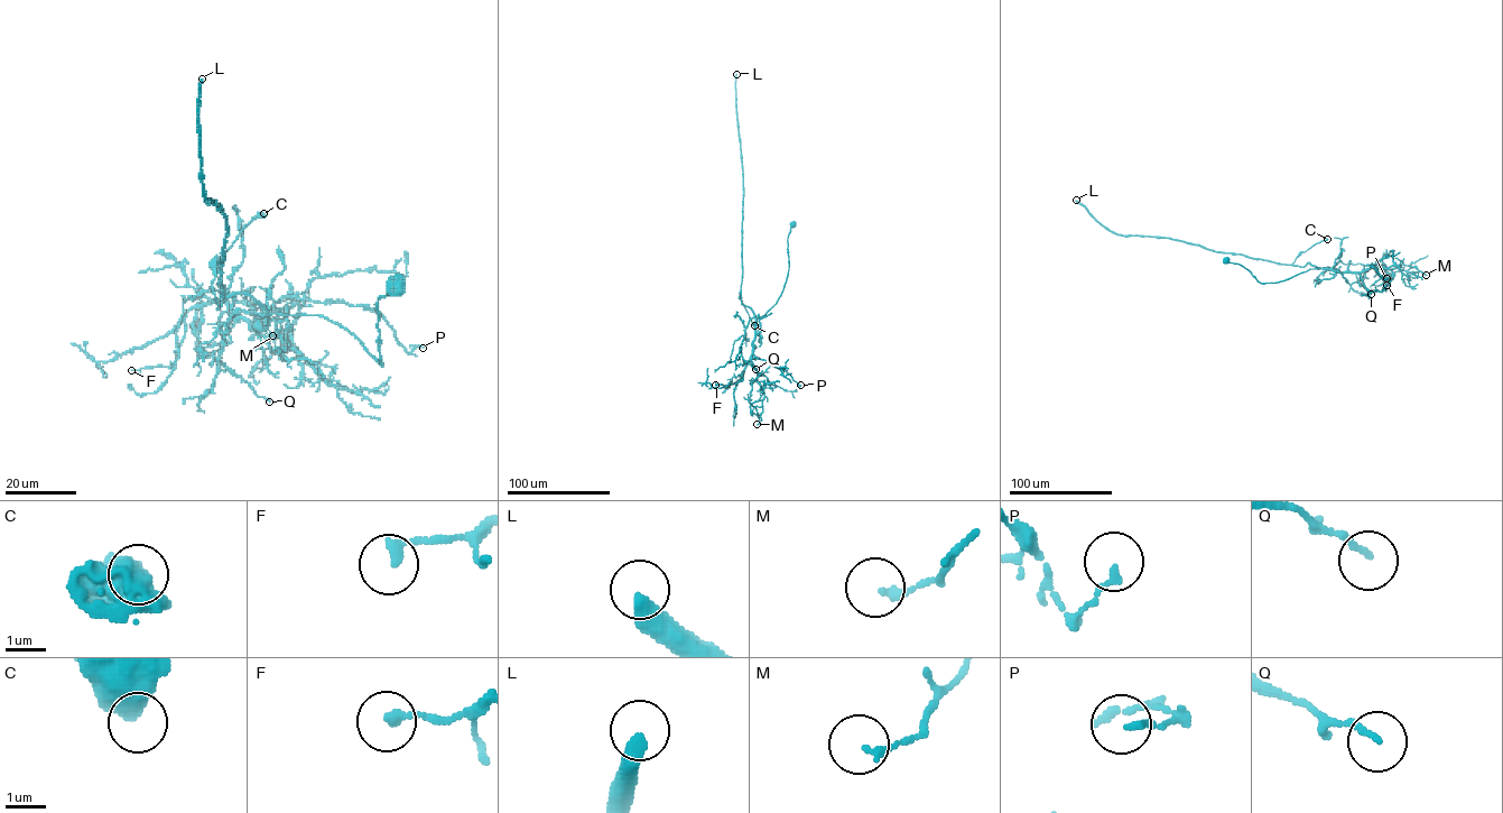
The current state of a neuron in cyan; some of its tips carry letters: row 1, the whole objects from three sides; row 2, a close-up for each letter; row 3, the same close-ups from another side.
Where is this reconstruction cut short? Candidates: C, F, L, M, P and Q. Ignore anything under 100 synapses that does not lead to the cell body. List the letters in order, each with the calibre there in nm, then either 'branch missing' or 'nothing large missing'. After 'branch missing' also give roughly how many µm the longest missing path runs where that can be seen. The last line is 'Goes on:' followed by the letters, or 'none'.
C: 650 nm thick; nothing large missing
F: 260 nm thick; nothing large missing
L: 440 nm thick; branch missing; about 250 µm are missing
M: 170 nm thick; nothing large missing
P: 150 nm thick; nothing large missing
Q: 160 nm thick; nothing large missing
Goes on: L

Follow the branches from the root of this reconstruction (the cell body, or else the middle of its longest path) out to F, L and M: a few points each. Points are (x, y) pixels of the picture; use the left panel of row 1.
F: (397, 284), (378, 303), (382, 365), (323, 316), (254, 326), (205, 302), (186, 312), (170, 367), (131, 370)
L: (397, 284), (378, 303), (382, 365), (323, 316), (243, 293), (219, 308), (226, 224), (204, 195), (202, 79)
M: (397, 284), (378, 303), (382, 365), (323, 316), (256, 326), (274, 311), (246, 298), (277, 313), (272, 335)

